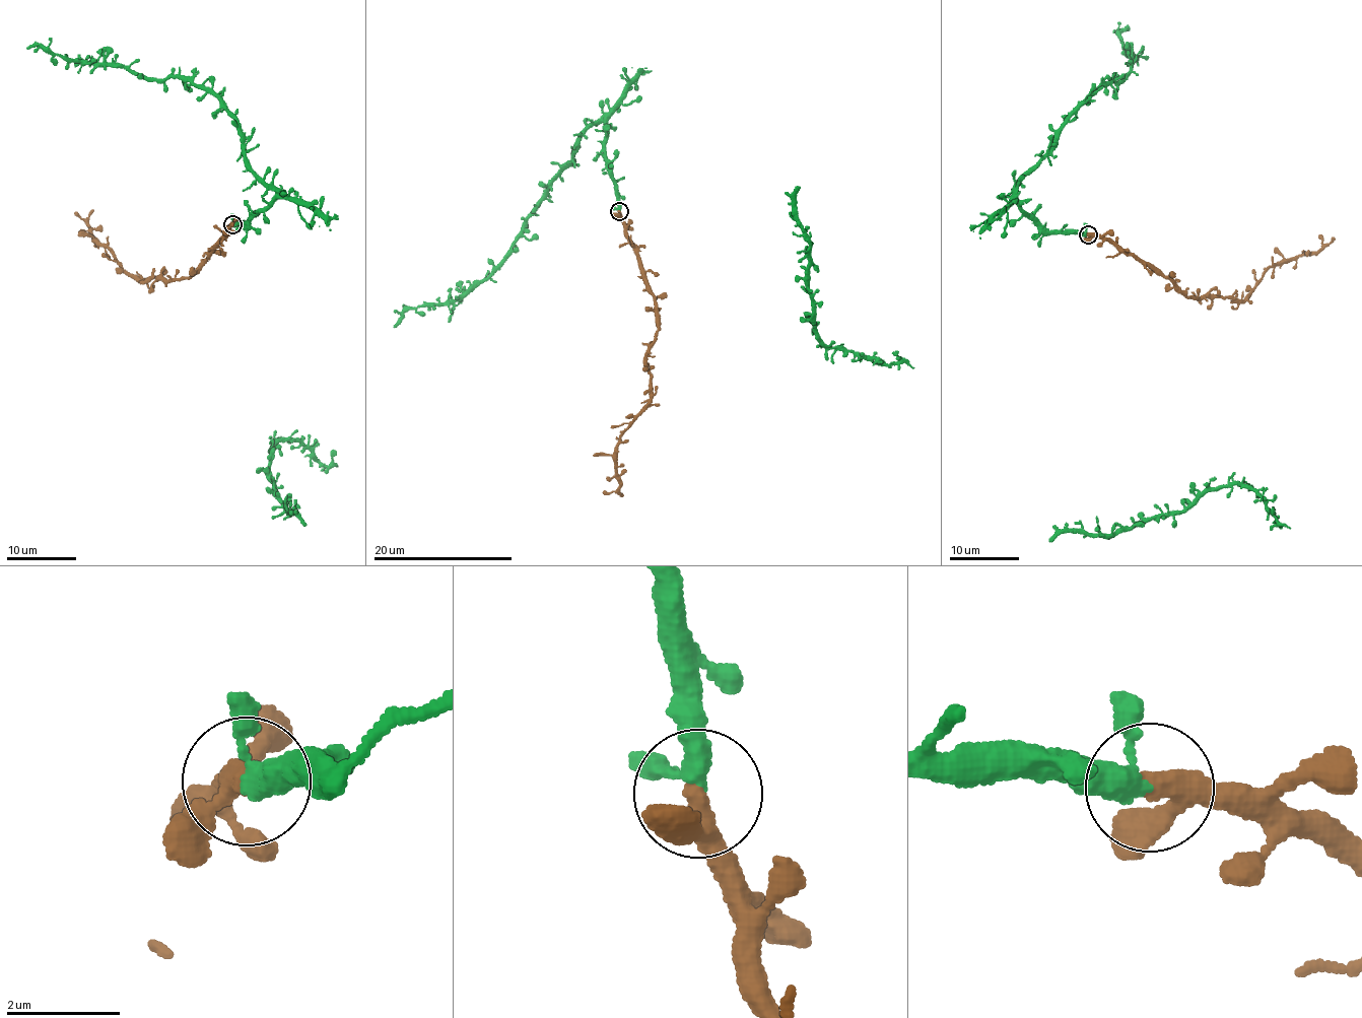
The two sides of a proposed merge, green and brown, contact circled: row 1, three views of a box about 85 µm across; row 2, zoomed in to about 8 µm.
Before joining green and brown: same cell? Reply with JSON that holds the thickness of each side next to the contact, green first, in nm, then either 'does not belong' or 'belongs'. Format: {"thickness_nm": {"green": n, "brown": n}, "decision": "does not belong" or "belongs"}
{"thickness_nm": {"green": 300, "brown": 320}, "decision": "belongs"}

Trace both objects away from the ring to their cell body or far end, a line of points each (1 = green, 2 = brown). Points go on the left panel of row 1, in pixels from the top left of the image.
1: (232, 225), (249, 225), (274, 191), (251, 172), (220, 99), (180, 77), (141, 78), (127, 67), (26, 49)
2: (232, 225), (224, 226), (199, 269), (188, 277), (142, 279), (91, 238), (86, 223), (93, 209)

